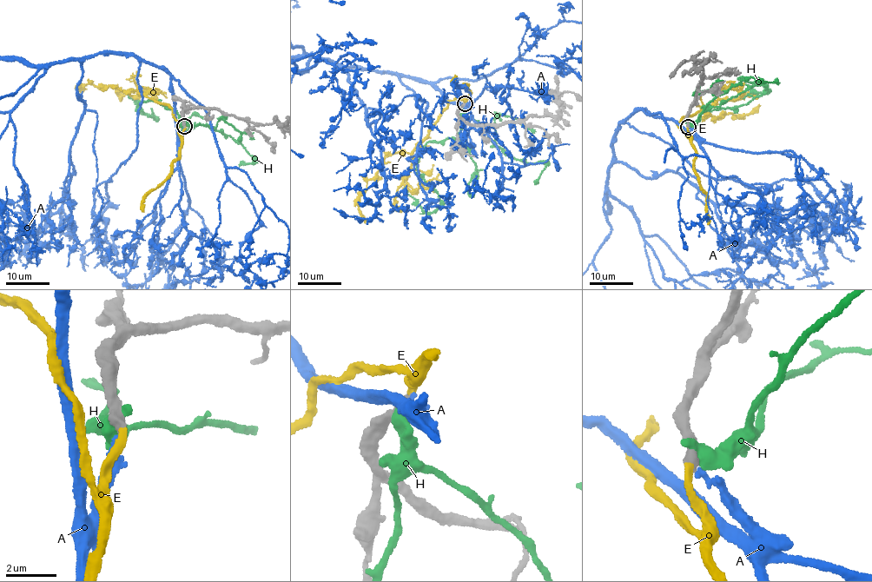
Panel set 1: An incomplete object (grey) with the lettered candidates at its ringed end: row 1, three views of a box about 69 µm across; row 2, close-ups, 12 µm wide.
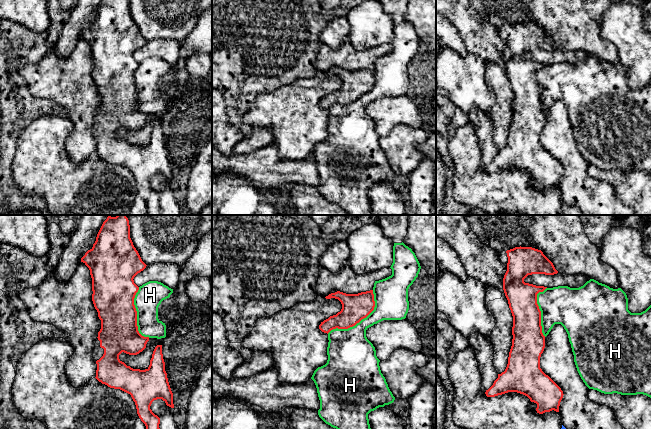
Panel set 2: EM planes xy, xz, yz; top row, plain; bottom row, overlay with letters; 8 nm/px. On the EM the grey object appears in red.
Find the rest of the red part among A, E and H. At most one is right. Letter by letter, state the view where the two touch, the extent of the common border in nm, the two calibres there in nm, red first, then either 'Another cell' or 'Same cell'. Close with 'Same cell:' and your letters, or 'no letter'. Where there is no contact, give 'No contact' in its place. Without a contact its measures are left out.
A: No contact. Another cell
E: No contact. Same cell
H: Touches red in xz. Shared border 500 nm. Thickness 220 nm (red) against 340 nm. Another cell
Same cell: E

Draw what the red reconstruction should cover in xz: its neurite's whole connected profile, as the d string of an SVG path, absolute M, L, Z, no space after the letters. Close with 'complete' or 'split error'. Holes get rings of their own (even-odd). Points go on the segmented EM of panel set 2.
M373 290L358 294L346 294L340 291L331 293L326 299L335 298L342 304L342 309L336 315L321 322L319 329L329 333L333 329L348 329L366 318L375 307Z; complete

